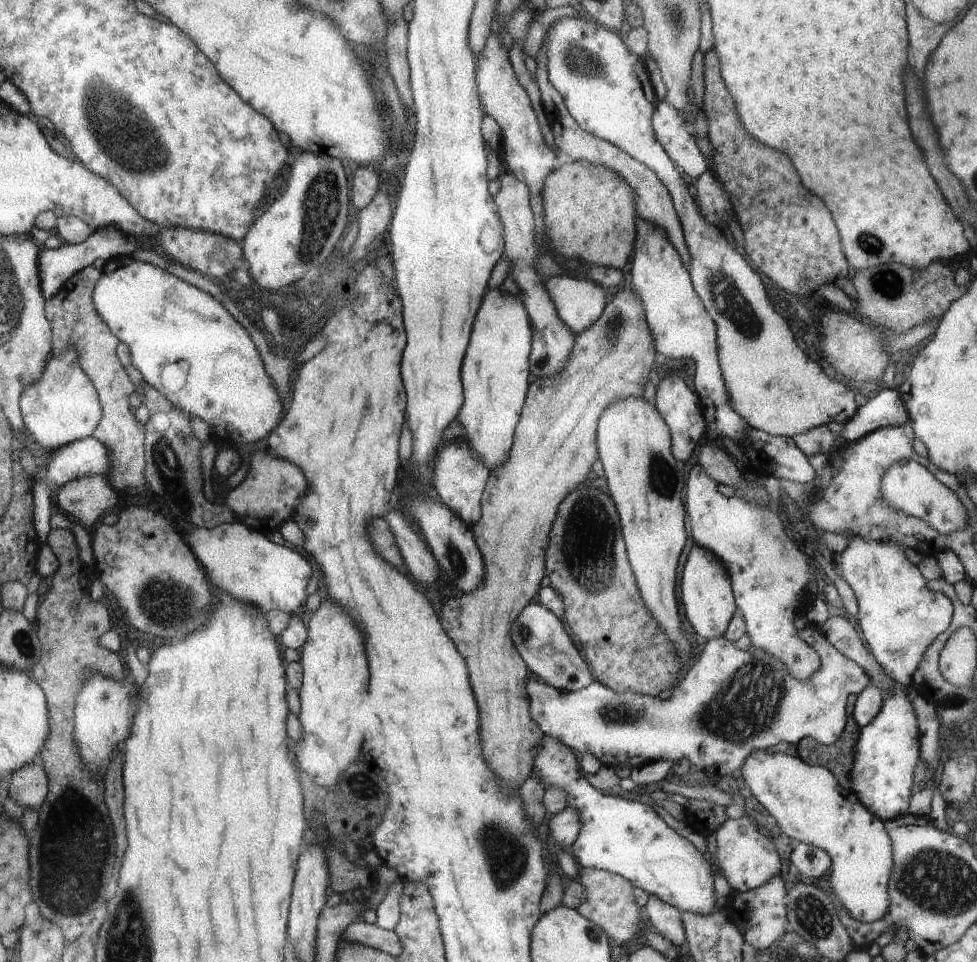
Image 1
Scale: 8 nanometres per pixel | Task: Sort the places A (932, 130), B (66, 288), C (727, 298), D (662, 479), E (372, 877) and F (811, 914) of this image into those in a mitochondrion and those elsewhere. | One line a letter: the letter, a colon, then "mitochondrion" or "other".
A: other
B: other
C: mitochondrion
D: mitochondrion
E: other
F: mitochondrion

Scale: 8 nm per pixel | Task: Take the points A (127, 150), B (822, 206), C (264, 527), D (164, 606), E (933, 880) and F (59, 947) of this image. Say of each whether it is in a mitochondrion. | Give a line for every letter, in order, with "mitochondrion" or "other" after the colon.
A: mitochondrion
B: other
C: other
D: mitochondrion
E: mitochondrion
F: other

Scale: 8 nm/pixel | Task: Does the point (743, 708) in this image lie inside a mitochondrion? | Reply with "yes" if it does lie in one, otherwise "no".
yes

